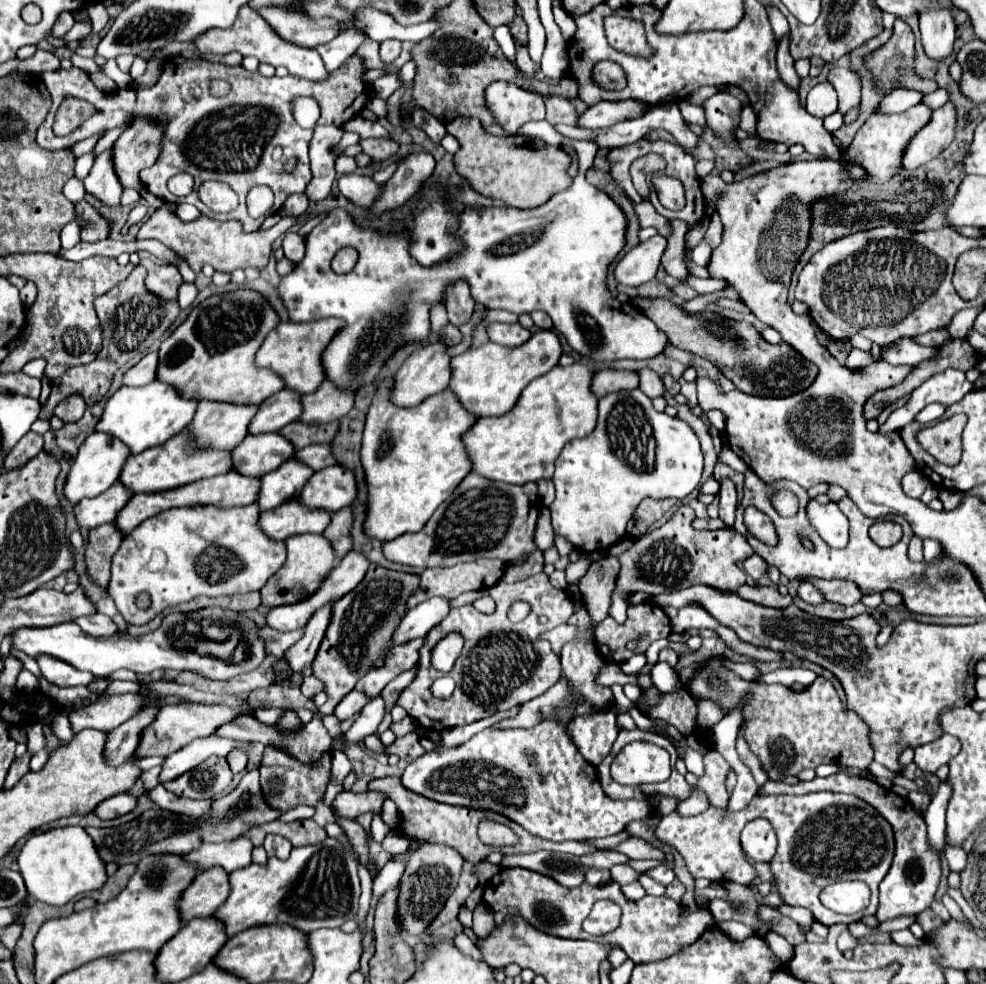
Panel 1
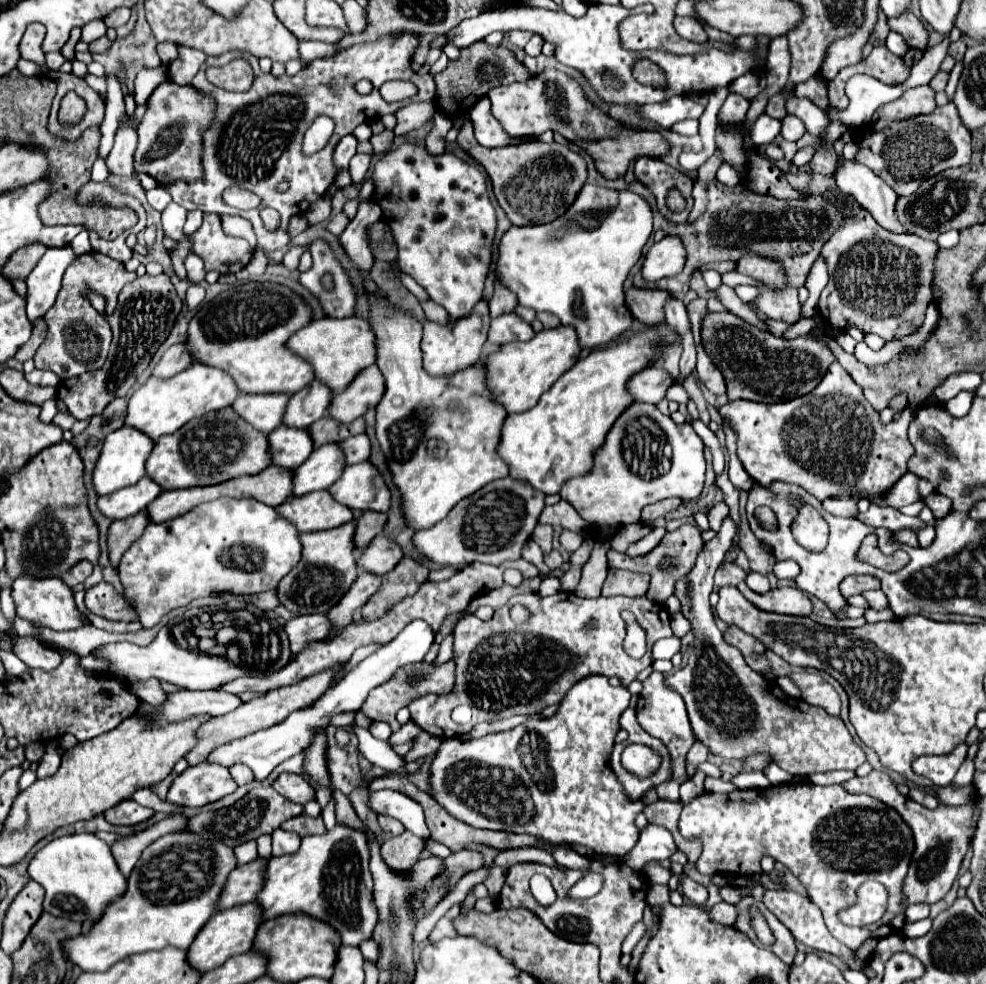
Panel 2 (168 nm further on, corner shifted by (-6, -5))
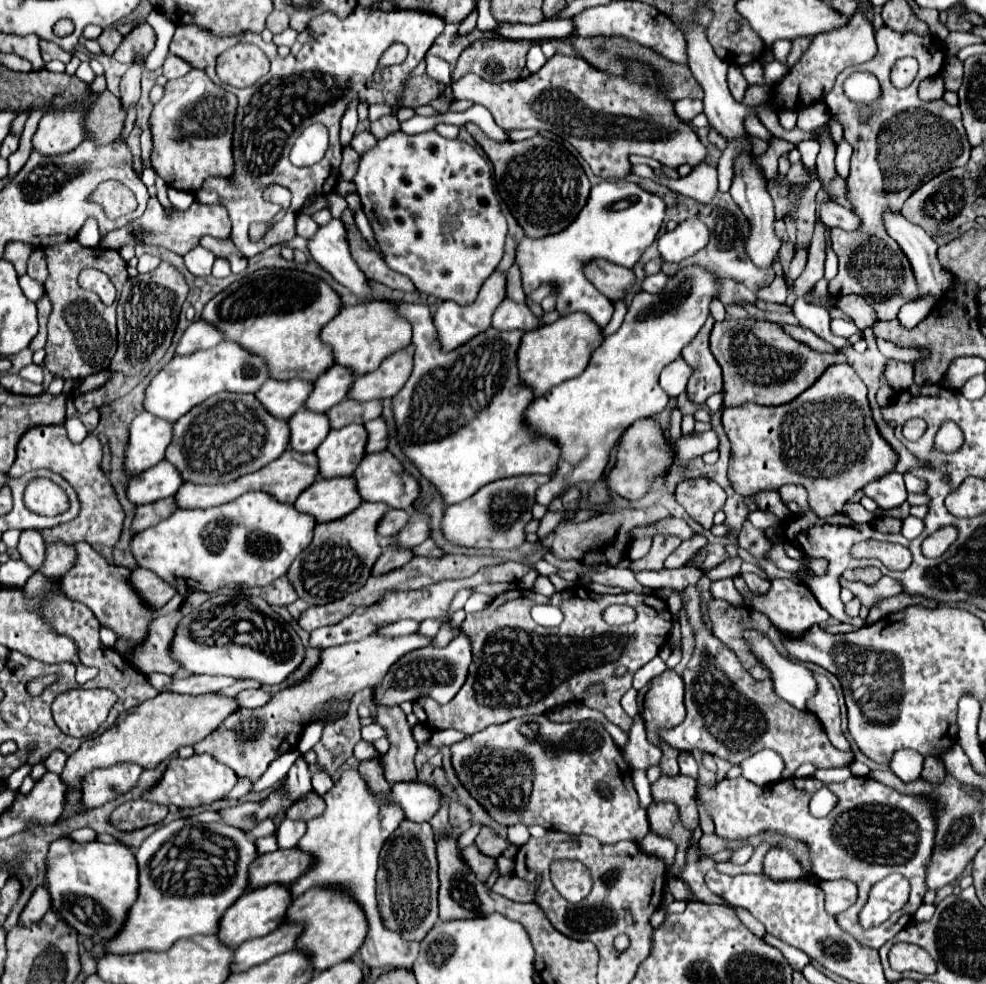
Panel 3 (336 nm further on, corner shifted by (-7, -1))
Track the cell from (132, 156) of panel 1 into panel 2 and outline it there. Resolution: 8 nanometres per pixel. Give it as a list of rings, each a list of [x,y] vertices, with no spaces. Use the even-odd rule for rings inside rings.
[[[164,80],[148,98],[148,110],[140,122],[140,138],[134,154],[134,170],[150,174],[158,184],[184,180],[194,182],[202,178],[202,132],[210,128],[216,112],[214,98],[202,96],[196,88],[178,86]],[[152,162],[152,170],[150,170]]]

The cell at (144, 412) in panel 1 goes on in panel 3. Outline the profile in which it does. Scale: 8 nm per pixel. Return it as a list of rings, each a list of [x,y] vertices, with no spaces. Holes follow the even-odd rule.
[[[221,342],[211,350],[199,350],[191,356],[175,356],[171,362],[167,362],[149,382],[147,390],[145,390],[145,398],[143,398],[143,408],[157,416],[163,418],[167,422],[177,422],[181,416],[185,416],[193,406],[205,402],[209,396],[219,394],[219,392],[255,392],[259,390],[259,386],[267,380],[267,368],[263,368],[263,360],[251,356],[249,352],[243,352],[243,348],[239,348],[233,342]]]

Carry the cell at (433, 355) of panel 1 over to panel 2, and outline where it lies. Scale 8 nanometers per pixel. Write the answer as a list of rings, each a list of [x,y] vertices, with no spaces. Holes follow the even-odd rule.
[[[482,298],[464,318],[450,318],[446,324],[434,324],[432,320],[424,322],[424,338],[422,338],[422,352],[424,352],[424,368],[434,376],[450,376],[458,370],[464,370],[480,360],[482,344],[486,342],[490,326],[488,302]]]

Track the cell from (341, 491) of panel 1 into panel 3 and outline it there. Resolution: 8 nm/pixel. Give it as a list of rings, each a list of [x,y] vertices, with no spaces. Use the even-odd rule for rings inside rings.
[[[387,450],[379,452],[379,454],[367,454],[361,464],[357,466],[355,474],[355,484],[357,484],[357,490],[361,494],[361,498],[365,502],[383,502],[391,508],[401,508],[401,510],[409,510],[415,496],[419,496],[419,484],[415,482],[413,476],[409,476],[401,462]]]

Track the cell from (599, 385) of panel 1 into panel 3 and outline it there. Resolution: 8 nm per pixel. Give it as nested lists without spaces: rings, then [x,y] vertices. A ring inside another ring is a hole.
[[[677,358],[675,362],[671,362],[669,366],[663,368],[661,376],[659,376],[659,386],[671,396],[679,396],[685,386],[687,386],[687,380],[691,376],[691,368],[687,366],[687,362],[683,358]]]

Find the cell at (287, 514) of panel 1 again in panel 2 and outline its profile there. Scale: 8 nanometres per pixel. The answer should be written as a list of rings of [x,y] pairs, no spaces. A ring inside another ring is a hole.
[[[328,490],[308,492],[306,496],[292,496],[276,510],[282,518],[292,522],[298,532],[330,530],[354,518],[354,510],[336,502]]]

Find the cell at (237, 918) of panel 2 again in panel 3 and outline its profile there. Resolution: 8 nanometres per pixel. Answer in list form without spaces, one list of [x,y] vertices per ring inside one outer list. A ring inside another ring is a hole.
[[[269,884],[267,888],[257,888],[255,892],[241,894],[239,900],[231,908],[227,908],[223,918],[219,920],[221,924],[219,924],[217,938],[221,940],[223,946],[235,950],[245,940],[261,938],[261,936],[271,934],[283,922],[287,904],[291,904],[291,900],[293,900],[291,892],[287,892],[287,886],[281,886],[281,884],[273,884],[273,886]]]

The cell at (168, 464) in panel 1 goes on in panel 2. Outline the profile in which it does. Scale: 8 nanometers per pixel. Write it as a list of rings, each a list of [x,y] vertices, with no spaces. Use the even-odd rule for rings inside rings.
[[[220,408],[218,412],[208,412],[206,416],[190,420],[186,428],[174,432],[174,436],[162,436],[154,444],[148,458],[148,476],[162,486],[162,490],[178,490],[192,486],[212,486],[238,476],[258,474],[270,464],[268,434],[258,432],[246,424],[234,412],[234,408]]]

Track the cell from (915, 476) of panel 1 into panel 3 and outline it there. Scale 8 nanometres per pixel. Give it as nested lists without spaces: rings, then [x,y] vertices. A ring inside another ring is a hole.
[[[891,472],[863,488],[863,494],[873,498],[879,508],[891,510],[901,506],[907,500],[907,490],[905,490],[905,480],[903,474]]]

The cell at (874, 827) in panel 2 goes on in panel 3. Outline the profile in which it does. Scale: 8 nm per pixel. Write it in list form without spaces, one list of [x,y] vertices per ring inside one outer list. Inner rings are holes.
[[[739,776],[733,780],[725,778],[711,786],[701,784],[697,792],[699,798],[703,800],[703,806],[709,810],[711,820],[715,822],[715,834],[719,838],[745,840],[749,836],[759,834],[761,830],[775,830],[787,834],[789,838],[801,840],[809,848],[811,872],[819,880],[825,882],[835,878],[851,880],[858,888],[858,898],[852,907],[837,914],[837,924],[855,940],[859,940],[859,944],[869,948],[881,948],[899,930],[911,924],[913,914],[923,902],[923,894],[927,892],[923,880],[935,834],[935,818],[933,818],[935,802],[933,798],[927,800],[899,794],[871,778],[851,776],[847,782],[829,786],[829,790],[839,798],[839,802],[827,816],[815,818],[809,812],[809,800],[821,786],[823,784],[815,778],[789,778],[779,780],[775,784],[757,786]],[[863,808],[867,824],[863,824]],[[895,872],[903,874],[911,884],[909,902],[877,928],[871,930],[859,928],[858,915],[867,902],[871,884]]]

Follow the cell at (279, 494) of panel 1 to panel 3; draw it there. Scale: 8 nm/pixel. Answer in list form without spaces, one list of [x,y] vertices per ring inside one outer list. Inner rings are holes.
[[[349,424],[341,430],[331,430],[323,444],[315,450],[321,478],[351,476],[365,456],[367,436],[361,424]]]

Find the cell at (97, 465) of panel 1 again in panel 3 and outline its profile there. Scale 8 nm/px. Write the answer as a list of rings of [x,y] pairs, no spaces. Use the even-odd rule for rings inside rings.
[[[141,412],[129,426],[123,472],[135,476],[147,468],[153,468],[165,458],[165,448],[169,442],[171,424],[151,416],[149,412]]]

